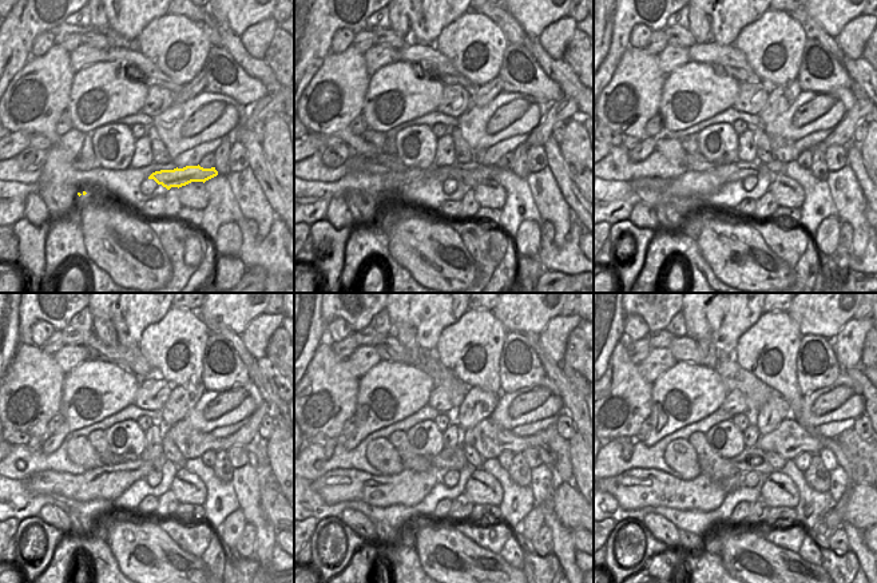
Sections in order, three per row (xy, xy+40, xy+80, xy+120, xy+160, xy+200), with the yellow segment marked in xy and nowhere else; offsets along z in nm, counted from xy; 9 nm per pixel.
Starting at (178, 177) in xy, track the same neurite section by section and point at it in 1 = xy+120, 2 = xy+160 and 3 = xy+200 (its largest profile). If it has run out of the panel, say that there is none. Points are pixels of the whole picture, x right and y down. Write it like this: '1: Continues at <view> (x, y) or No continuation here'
1: Continues at xy+120 (106, 482)
2: Continues at xy+160 (408, 488)
3: Continues at xy+200 (635, 488).

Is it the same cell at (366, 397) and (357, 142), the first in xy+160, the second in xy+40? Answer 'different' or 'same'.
different

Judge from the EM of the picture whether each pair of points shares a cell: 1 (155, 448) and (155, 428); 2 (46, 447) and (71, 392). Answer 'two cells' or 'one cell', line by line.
1: one cell
2: one cell

